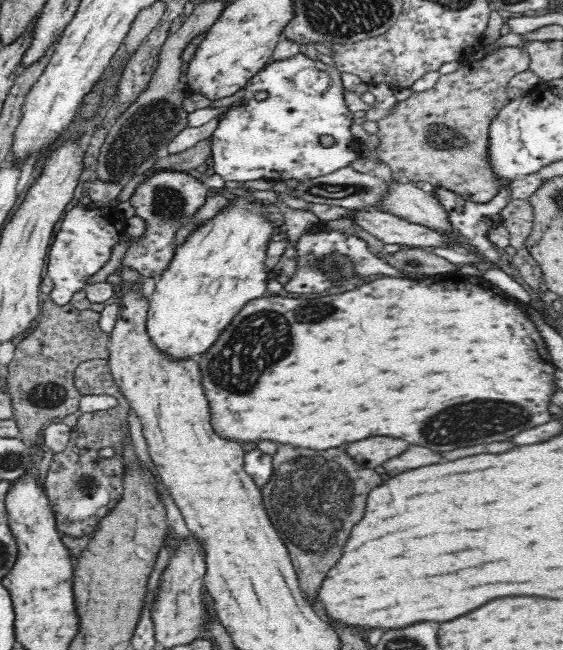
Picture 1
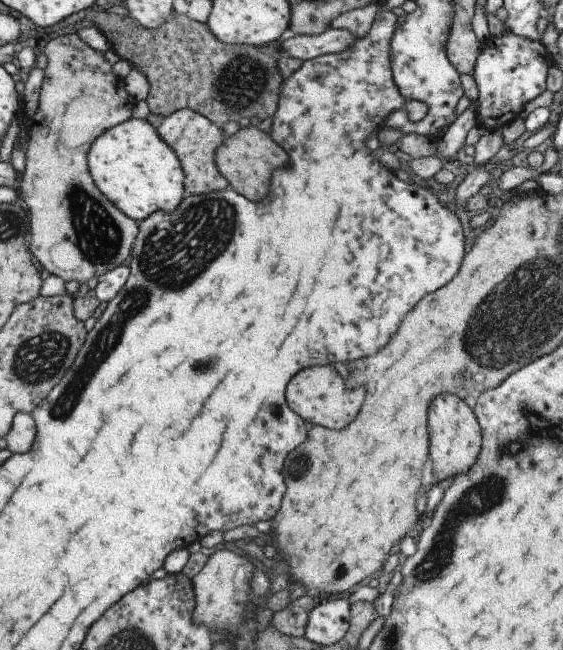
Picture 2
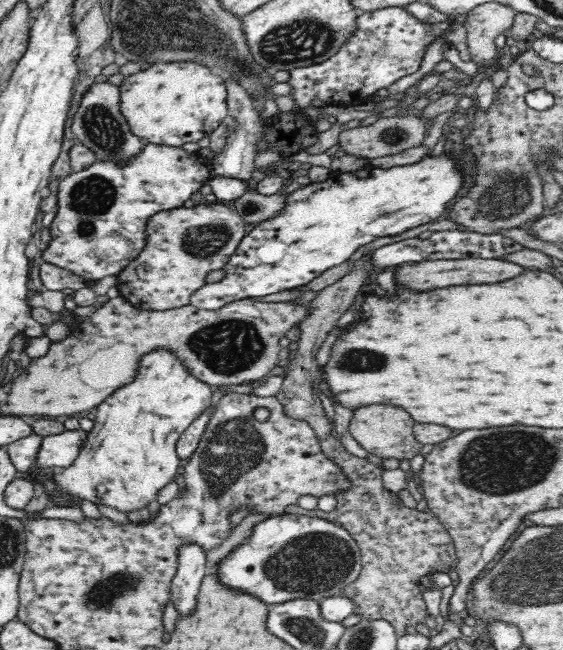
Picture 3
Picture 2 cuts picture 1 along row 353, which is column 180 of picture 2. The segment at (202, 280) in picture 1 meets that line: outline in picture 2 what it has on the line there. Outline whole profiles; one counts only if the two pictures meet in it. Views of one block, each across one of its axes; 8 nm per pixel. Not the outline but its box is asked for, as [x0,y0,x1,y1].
[87,117,183,223]

